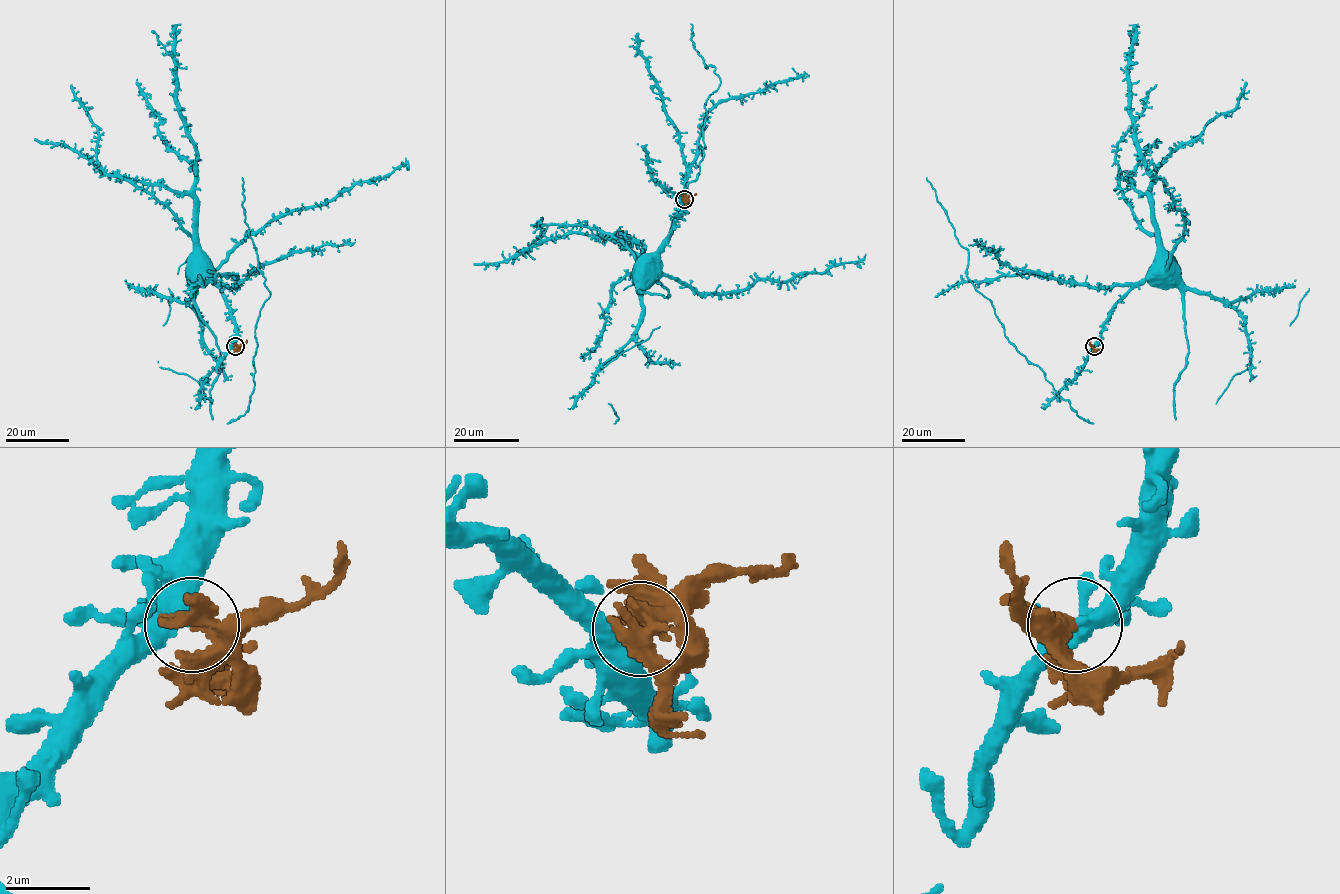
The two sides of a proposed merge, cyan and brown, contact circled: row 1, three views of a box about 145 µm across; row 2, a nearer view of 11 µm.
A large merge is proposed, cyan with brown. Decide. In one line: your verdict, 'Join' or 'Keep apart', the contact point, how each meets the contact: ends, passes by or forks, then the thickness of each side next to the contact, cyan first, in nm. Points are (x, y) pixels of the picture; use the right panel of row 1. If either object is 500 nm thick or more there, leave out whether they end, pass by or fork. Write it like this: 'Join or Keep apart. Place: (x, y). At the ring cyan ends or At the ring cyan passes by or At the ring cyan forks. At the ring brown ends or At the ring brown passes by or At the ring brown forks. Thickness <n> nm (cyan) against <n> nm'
Keep apart. Place: (1094, 346). At the ring cyan ends. At the ring brown passes by. Thickness 360 nm (cyan) against 260 nm

